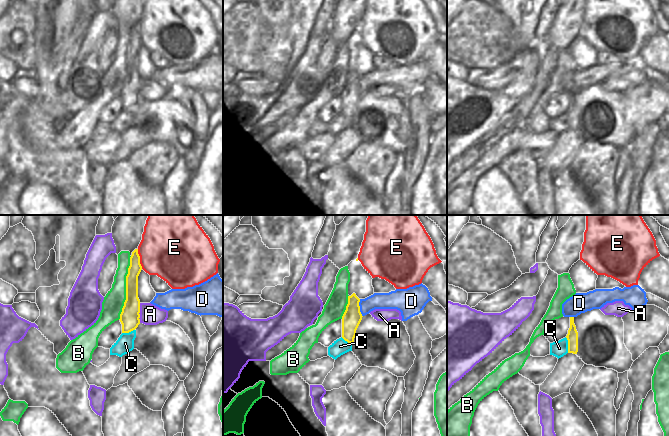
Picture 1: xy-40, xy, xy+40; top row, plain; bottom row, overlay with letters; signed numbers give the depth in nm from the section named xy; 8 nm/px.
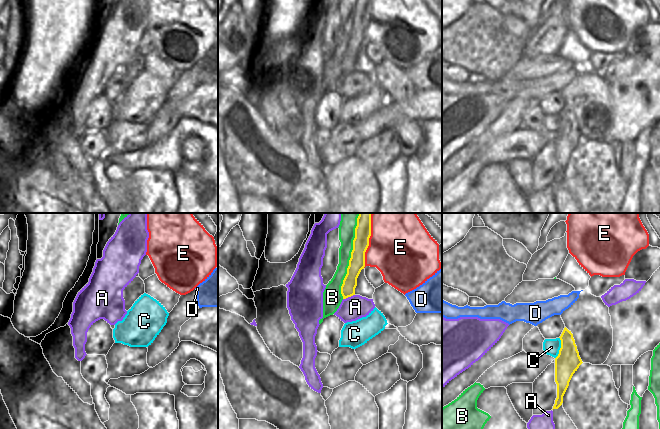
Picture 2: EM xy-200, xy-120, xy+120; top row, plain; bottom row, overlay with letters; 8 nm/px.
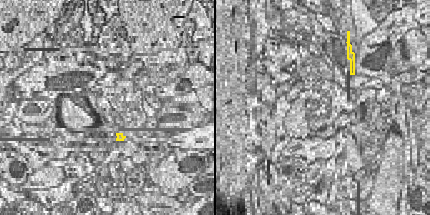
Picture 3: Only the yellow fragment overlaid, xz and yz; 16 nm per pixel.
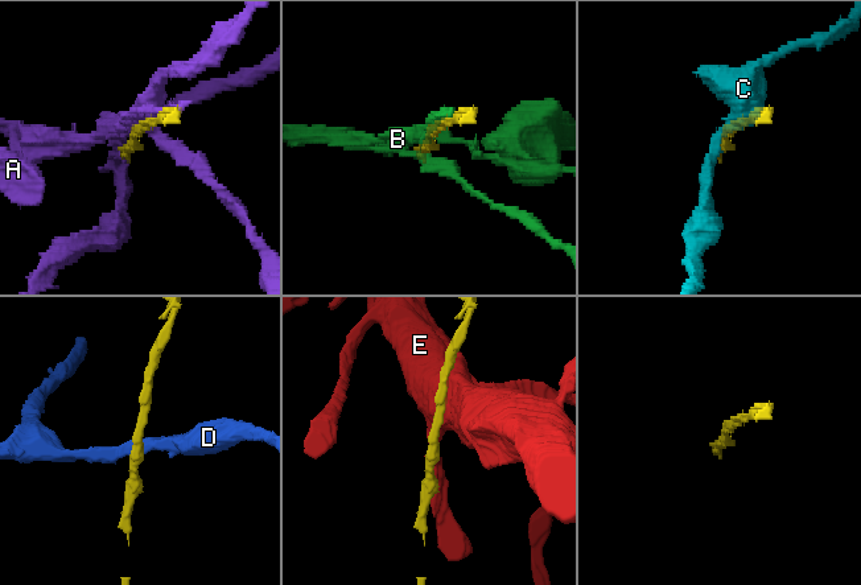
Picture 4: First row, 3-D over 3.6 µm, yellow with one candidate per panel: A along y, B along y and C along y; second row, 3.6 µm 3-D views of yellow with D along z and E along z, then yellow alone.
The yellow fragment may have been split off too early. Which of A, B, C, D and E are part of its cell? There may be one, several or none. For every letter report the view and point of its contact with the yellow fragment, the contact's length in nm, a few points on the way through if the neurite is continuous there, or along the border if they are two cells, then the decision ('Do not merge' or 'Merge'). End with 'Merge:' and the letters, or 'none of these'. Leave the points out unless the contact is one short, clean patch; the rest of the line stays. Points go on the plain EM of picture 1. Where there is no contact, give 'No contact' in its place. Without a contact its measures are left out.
A: Touches yellow at xy-40 (139, 88). Shared border 160 nm. Do not merge
B: Touches yellow at xy-40 (126, 64). Shared border 500 nm. Do not merge
C: Touches yellow at xy+40 (568, 121). Shared border 130 nm. Boundary: xy+40 (565, 113), (568, 128). Do not merge
D: Touches yellow at xy (359, 84). Shared border 150 nm. Boundary: xy (359, 75), (359, 87), (362, 92). Do not merge
E: Touches yellow at xy-40 (139, 35). Shared border 170 nm. Do not merge
Merge: none of these.

